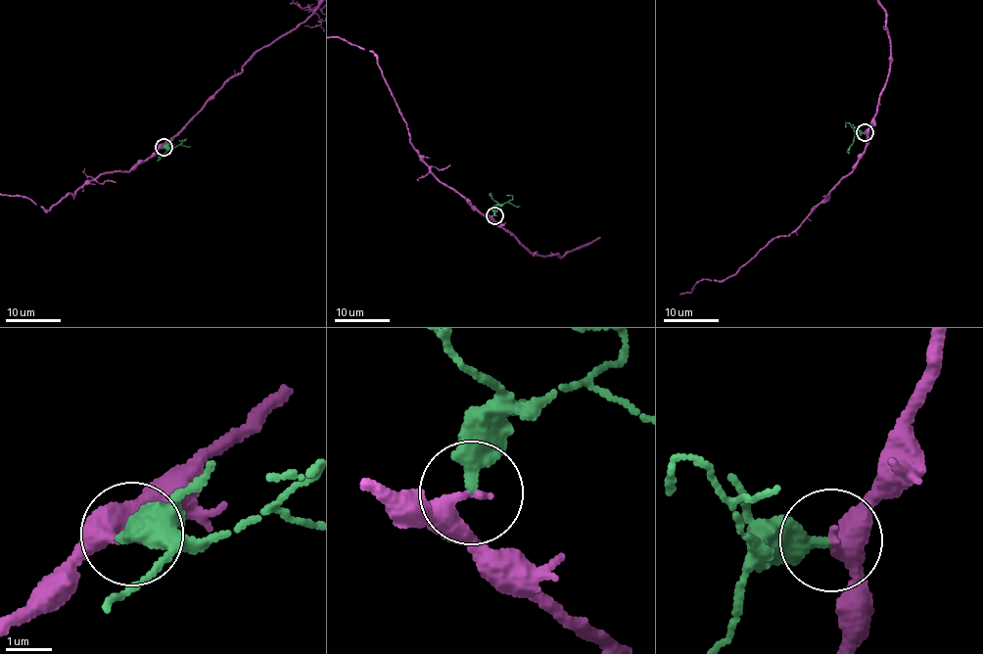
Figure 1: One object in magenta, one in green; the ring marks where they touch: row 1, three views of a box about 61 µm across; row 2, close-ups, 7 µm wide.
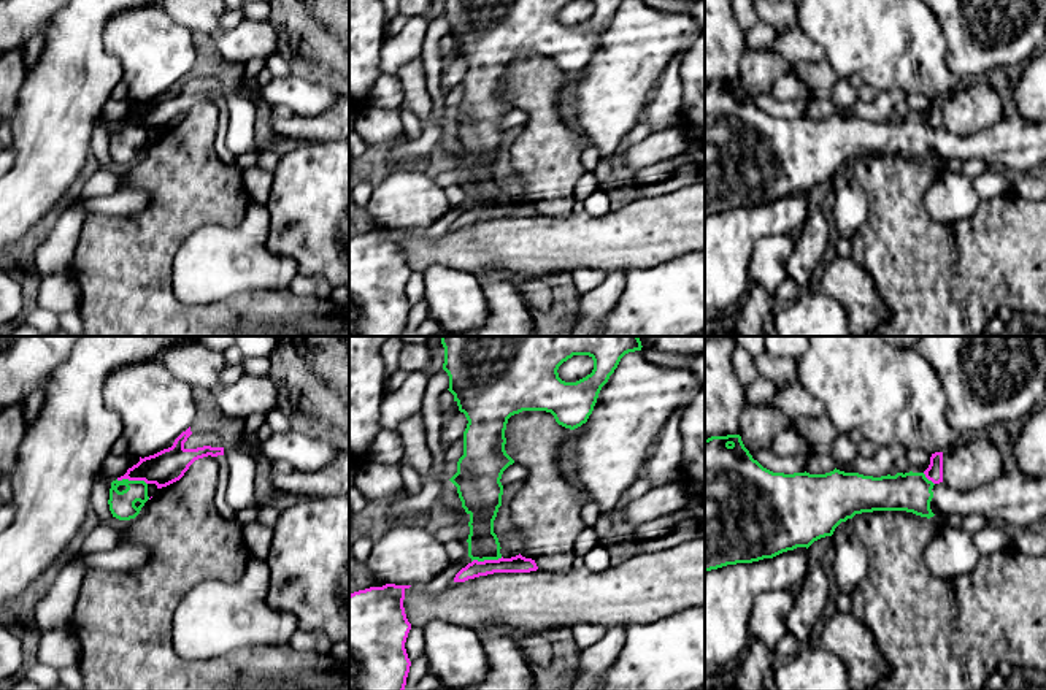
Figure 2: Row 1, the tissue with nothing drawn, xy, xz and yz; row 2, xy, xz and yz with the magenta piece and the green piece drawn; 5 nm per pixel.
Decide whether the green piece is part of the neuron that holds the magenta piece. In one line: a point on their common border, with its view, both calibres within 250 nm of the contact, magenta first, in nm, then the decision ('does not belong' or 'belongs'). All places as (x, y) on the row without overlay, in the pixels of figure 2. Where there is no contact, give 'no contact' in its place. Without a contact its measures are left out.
contact xy (132, 124); calibres 170 and 130 nm; does not belong

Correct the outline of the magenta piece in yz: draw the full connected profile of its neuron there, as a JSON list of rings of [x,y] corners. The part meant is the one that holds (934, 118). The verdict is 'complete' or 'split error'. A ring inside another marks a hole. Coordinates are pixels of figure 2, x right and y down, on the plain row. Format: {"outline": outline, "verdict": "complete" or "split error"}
{"outline": [[[943,97],[932,98],[930,109],[924,116],[924,119],[933,128],[943,127]]], "verdict": "complete"}

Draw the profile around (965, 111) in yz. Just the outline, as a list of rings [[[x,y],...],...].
[[[989,81],[959,87],[943,98],[943,127],[959,136],[992,128],[1005,116],[1005,103]]]

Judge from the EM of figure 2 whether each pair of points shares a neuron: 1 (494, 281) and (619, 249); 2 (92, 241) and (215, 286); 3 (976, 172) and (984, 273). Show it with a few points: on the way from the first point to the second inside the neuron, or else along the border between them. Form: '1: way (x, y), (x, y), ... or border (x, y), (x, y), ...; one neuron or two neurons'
1: border (513, 273), (480, 272), (476, 275); two neurons
2: border (184, 240), (175, 256), (172, 291), (191, 305); two neurons
3: border (1013, 186), (983, 202); two neurons

